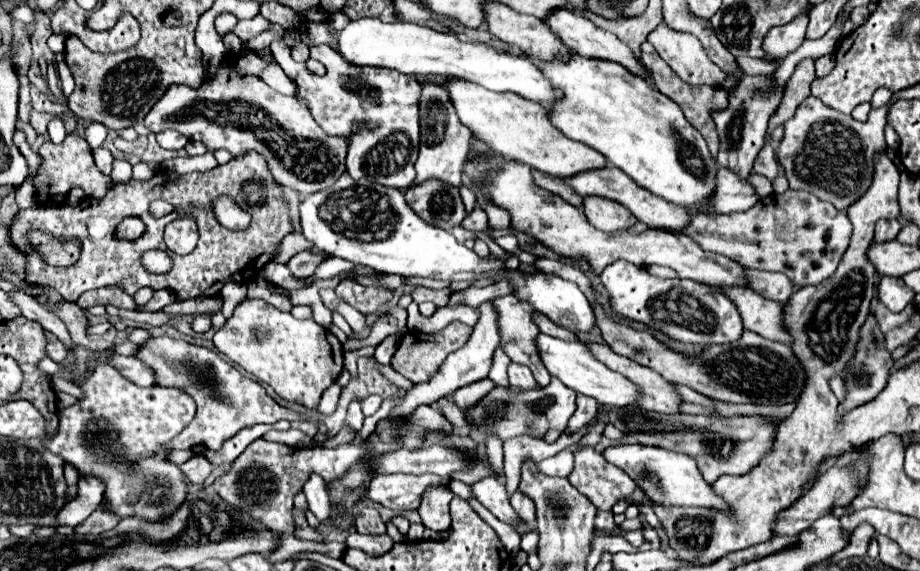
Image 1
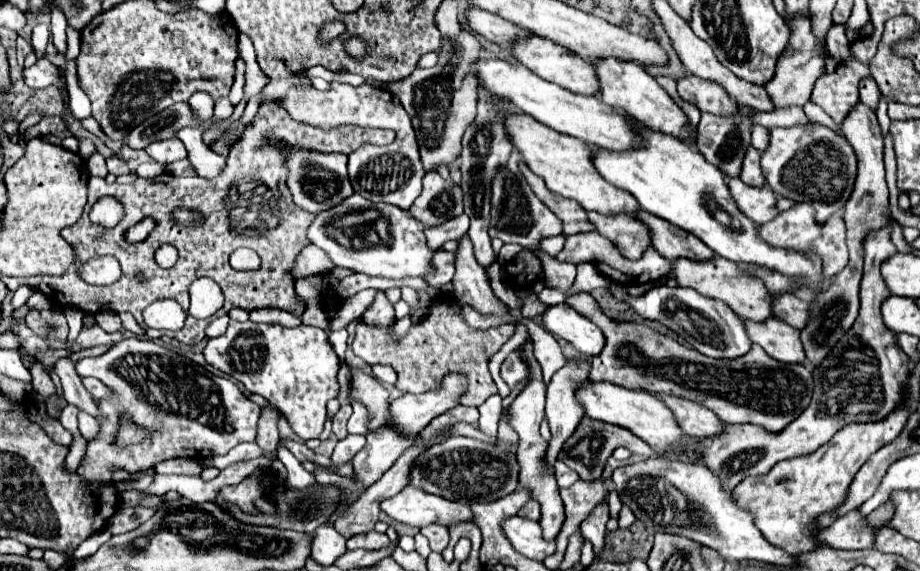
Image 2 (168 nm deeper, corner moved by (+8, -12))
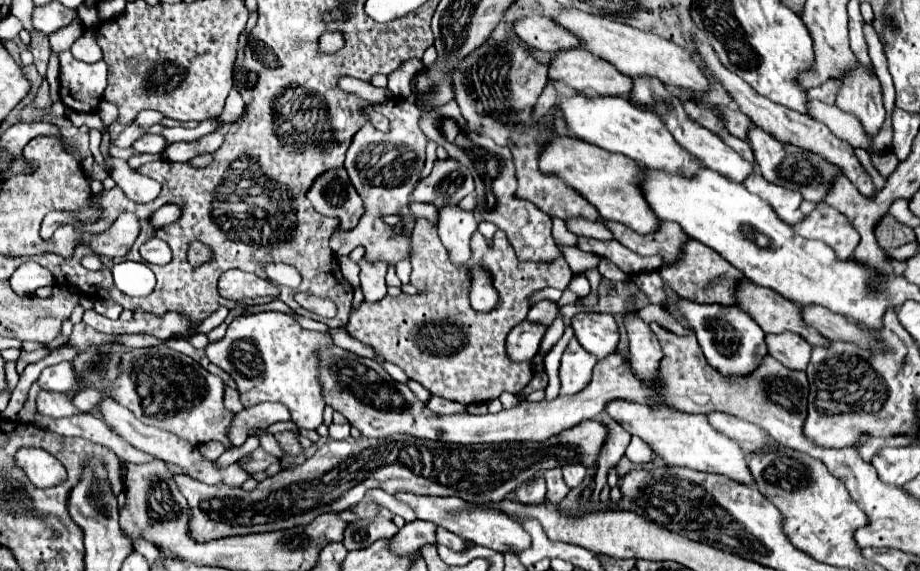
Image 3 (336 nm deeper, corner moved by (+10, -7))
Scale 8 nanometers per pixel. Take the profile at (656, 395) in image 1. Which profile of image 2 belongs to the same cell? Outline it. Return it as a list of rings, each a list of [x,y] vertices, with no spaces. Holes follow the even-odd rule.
[[[655,396],[655,398],[661,400],[673,412],[675,422],[679,422],[679,426],[683,428],[683,432],[687,432],[687,436],[711,438],[721,432],[723,426],[721,420],[701,404],[677,396]]]

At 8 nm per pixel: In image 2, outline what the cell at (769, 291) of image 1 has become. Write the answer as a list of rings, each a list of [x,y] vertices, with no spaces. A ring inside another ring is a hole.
[[[779,294],[775,296],[775,304],[771,304],[773,316],[791,324],[793,328],[803,328],[809,318],[809,302],[799,300],[795,294]]]

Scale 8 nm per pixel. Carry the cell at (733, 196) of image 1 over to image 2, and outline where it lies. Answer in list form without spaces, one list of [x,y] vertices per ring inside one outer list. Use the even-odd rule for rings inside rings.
[[[731,178],[729,180],[729,192],[737,204],[737,208],[753,222],[757,224],[763,224],[763,222],[769,222],[775,218],[775,214],[779,212],[775,208],[775,200],[777,200],[777,194],[763,186],[763,188],[753,188],[753,186],[747,186],[743,184],[739,178]]]

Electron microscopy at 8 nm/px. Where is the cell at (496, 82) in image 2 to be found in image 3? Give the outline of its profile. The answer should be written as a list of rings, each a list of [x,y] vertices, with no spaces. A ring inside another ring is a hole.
[[[559,97],[559,107],[567,127],[579,139],[585,139],[587,143],[599,145],[607,151],[627,155],[647,169],[659,169],[681,177],[695,177],[703,167],[695,155],[689,155],[689,151],[685,151],[685,147],[681,147],[673,135],[669,135],[669,129],[665,129],[665,123],[661,123],[657,115],[633,107],[625,97]]]

